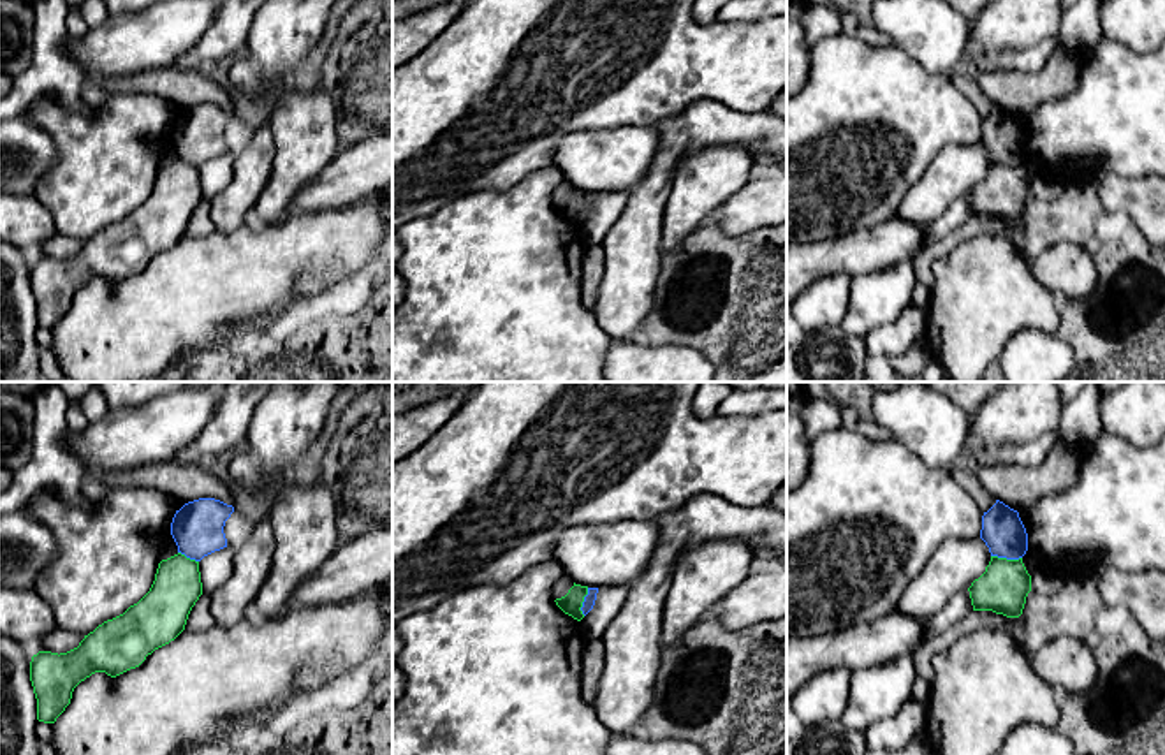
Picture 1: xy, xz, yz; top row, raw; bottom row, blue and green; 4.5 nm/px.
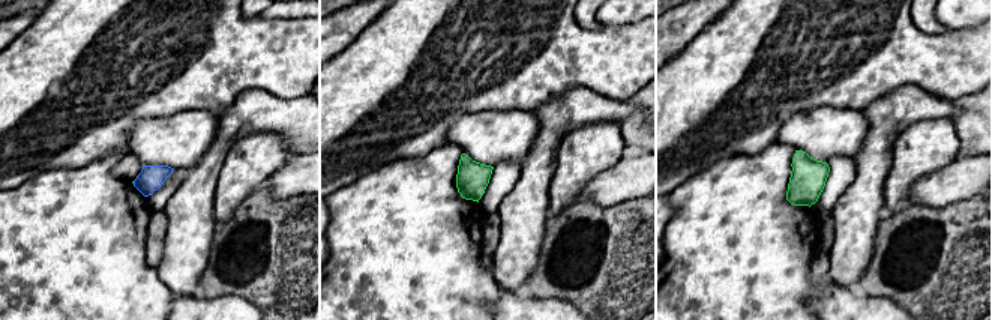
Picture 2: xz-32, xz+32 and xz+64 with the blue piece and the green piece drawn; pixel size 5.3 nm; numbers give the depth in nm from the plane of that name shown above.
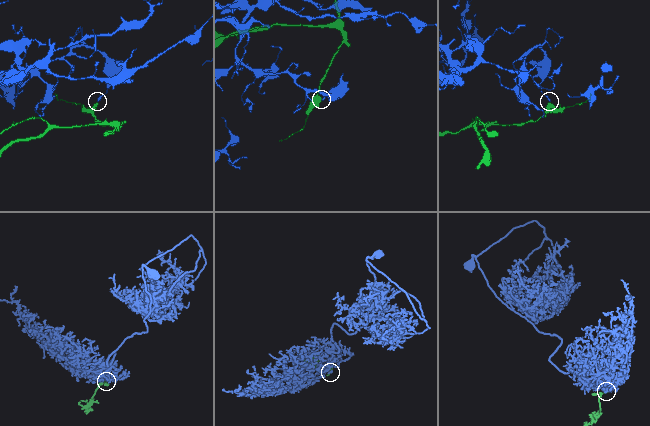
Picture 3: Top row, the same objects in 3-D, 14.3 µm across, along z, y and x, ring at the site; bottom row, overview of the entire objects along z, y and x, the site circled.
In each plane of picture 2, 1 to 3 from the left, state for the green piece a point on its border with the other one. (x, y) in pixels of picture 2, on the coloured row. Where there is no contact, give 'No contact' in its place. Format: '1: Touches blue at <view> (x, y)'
1: No contact
2: No contact
3: No contact

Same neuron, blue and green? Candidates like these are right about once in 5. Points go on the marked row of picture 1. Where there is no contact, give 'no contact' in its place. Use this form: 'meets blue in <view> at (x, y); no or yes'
meets blue in yz at (1007, 558); no

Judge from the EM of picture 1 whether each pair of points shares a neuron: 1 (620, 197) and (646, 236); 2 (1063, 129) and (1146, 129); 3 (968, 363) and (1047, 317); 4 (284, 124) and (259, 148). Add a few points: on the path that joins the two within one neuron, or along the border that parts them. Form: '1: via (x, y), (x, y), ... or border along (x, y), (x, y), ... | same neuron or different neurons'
1: border along (629, 192), (625, 210), (602, 240) | different neurons
2: via (1084, 129), (1125, 129) | same neuron
3: via (986, 344), (1012, 317), (1028, 317) | same neuron
4: border along (268, 125), (275, 148), (270, 176) | different neurons

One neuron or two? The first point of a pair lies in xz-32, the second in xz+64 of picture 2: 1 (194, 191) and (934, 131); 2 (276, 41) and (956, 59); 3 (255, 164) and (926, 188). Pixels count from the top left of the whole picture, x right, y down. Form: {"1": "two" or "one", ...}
{"1": "two", "2": "one", "3": "two"}

